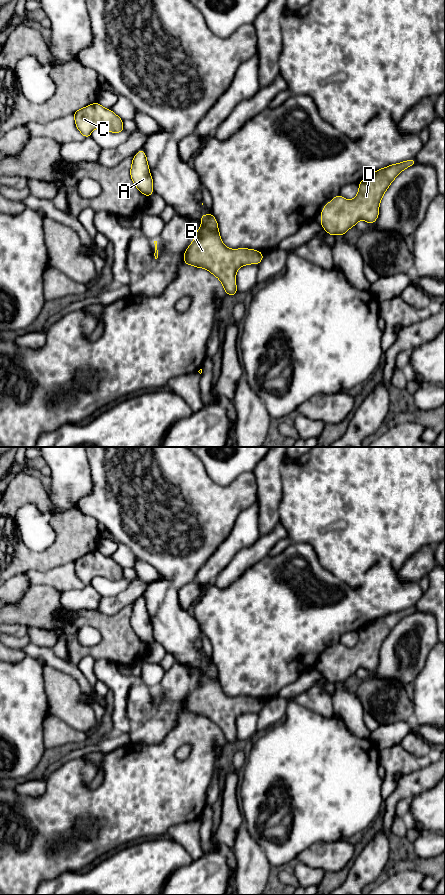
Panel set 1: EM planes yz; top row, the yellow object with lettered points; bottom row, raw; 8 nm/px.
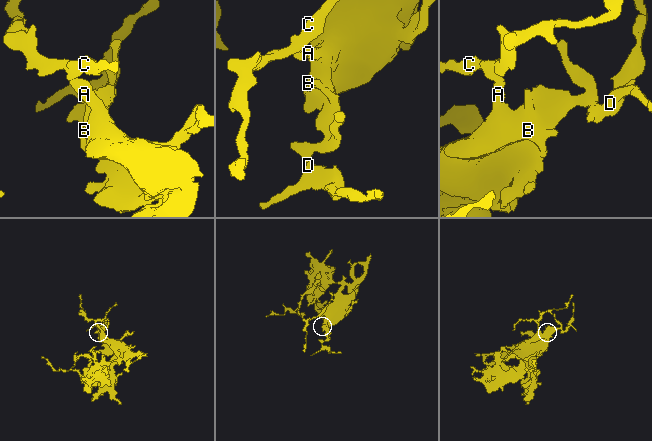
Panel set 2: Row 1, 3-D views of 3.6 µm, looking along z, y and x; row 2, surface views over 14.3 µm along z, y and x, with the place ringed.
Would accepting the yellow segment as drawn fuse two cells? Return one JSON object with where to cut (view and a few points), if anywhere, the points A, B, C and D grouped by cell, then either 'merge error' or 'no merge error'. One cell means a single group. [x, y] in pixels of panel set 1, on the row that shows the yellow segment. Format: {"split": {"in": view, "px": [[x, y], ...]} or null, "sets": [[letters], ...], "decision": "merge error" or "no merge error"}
{"split": null, "sets": [["A", "B", "C", "D"]], "decision": "no merge error"}

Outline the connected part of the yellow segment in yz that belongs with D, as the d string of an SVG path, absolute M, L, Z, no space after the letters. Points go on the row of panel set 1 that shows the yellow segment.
M410 159L371 173L359 182L359 191L352 200L341 195L332 198L320 212L323 229L334 236L344 235L359 220L373 224L379 216L381 199L392 181L415 163L415 159Z

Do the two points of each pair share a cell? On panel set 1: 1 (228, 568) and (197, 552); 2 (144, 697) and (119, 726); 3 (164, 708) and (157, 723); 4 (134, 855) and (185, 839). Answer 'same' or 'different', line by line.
1: different
2: different
3: same
4: different

